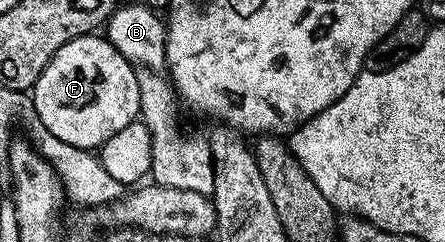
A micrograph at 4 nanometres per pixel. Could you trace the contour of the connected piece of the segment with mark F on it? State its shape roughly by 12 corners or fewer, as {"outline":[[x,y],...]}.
{"outline":[[108,38],[67,41],[31,89],[59,141],[99,149],[139,115]]}

